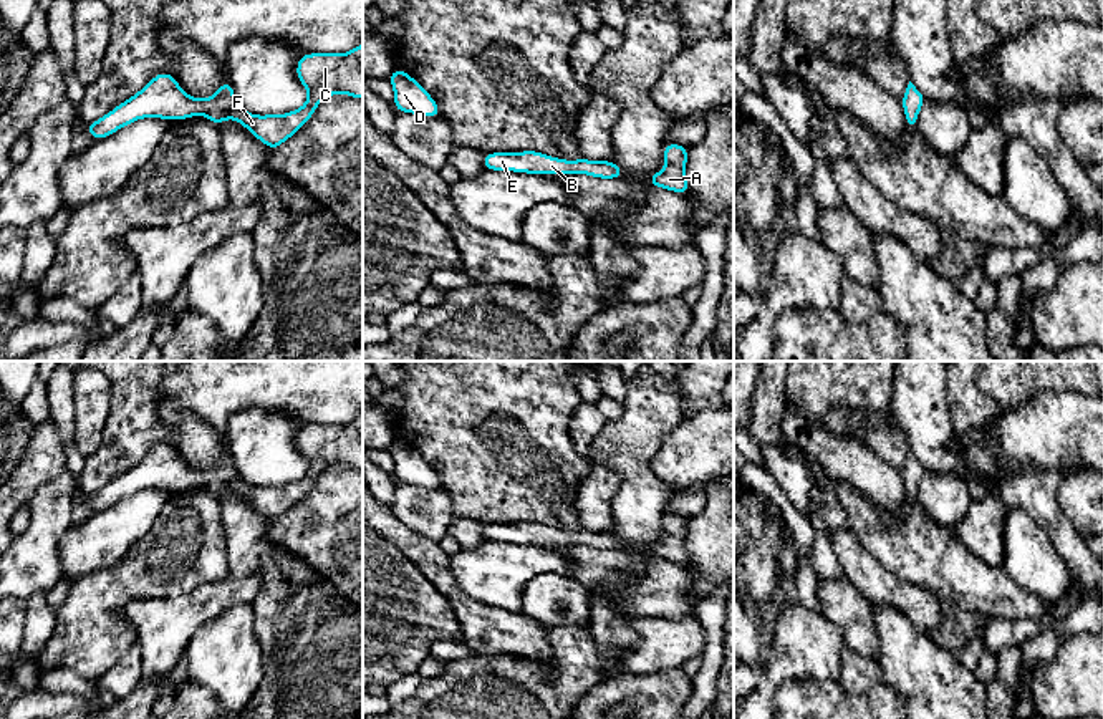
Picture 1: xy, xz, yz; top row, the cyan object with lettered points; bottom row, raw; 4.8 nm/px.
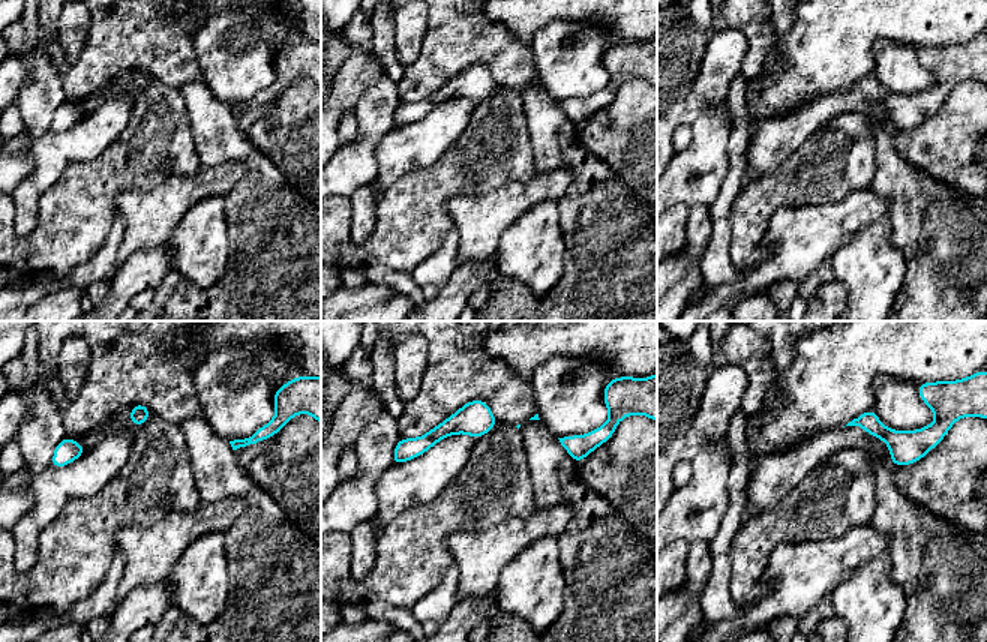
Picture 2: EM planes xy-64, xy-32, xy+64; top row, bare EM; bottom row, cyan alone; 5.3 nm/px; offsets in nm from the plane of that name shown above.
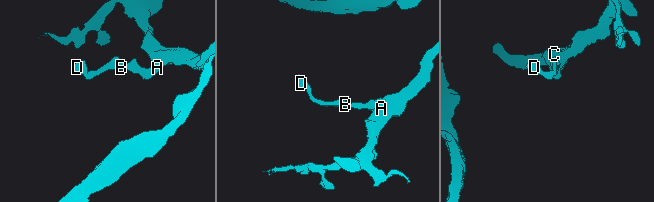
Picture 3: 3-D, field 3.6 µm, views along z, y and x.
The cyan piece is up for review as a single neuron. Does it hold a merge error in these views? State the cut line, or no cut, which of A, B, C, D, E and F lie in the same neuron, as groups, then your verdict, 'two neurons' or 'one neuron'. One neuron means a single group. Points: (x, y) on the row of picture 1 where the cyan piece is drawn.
no cut; A B C D E F; one neuron

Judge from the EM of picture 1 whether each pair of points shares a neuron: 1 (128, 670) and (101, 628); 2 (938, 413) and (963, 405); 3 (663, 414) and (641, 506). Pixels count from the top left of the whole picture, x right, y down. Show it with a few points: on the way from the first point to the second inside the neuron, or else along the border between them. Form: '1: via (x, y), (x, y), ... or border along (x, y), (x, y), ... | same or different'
1: border along (133, 640), (128, 651), (93, 681) | different
2: border along (948, 378), (948, 406), (956, 434) | different
3: via (641, 438), (641, 482) | same

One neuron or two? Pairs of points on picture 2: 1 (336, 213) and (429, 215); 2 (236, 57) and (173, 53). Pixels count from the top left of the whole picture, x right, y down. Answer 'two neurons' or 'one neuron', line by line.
1: one neuron
2: two neurons

